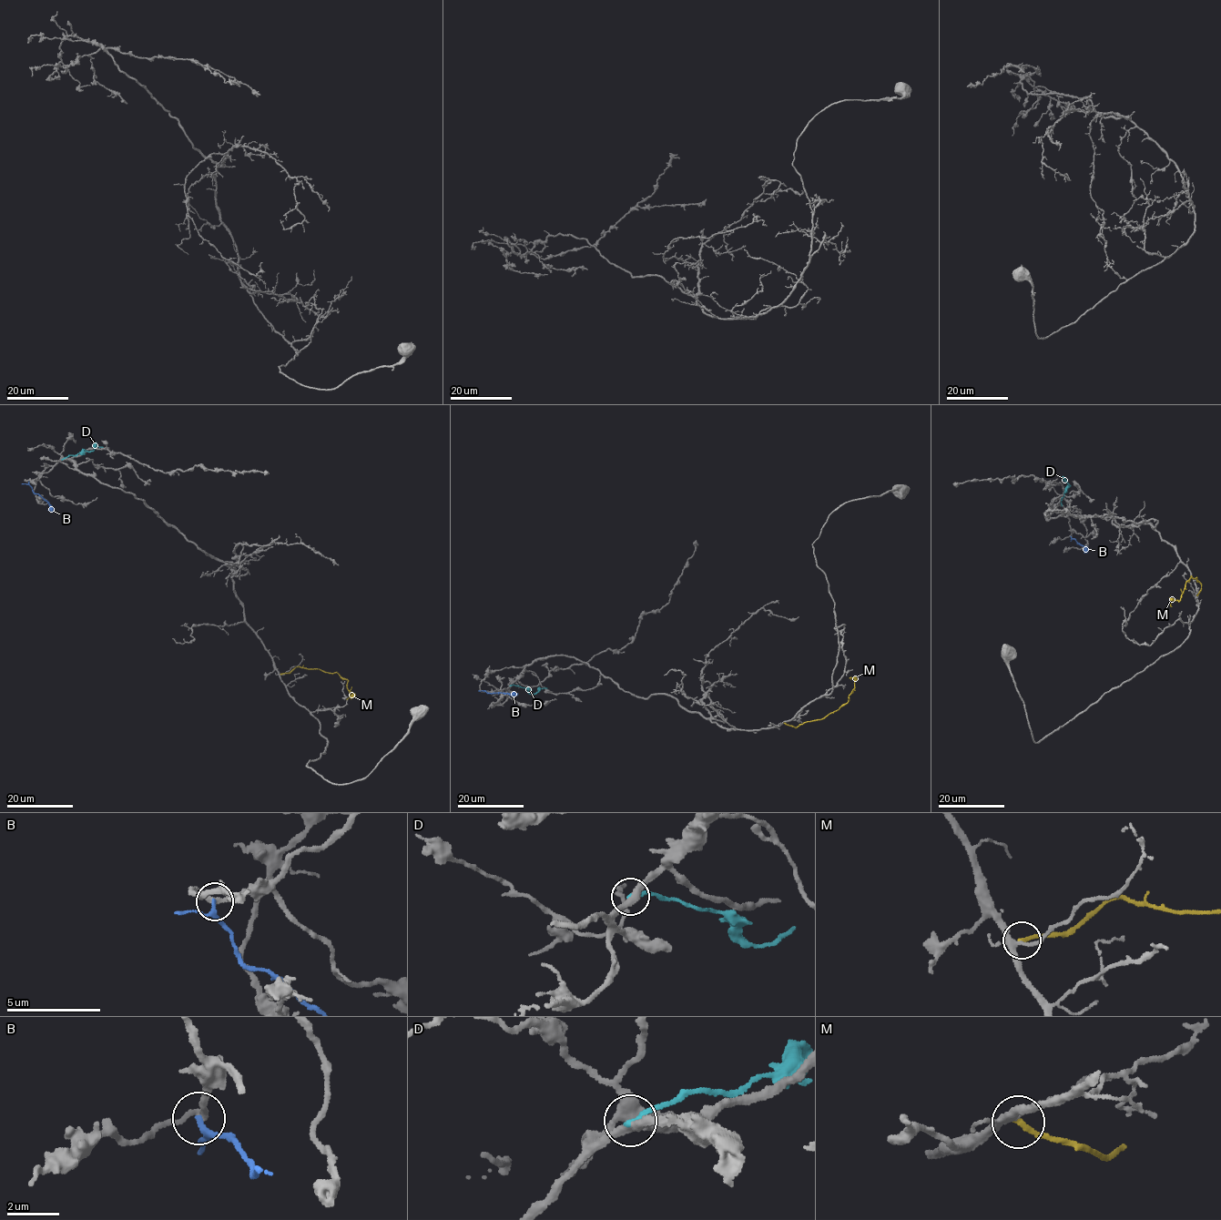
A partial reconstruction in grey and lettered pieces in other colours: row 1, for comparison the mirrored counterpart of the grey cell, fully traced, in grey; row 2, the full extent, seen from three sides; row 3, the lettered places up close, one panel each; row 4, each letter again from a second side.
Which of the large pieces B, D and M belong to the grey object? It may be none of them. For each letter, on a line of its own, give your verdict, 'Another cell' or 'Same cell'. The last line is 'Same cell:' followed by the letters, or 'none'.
B: Another cell
D: Another cell
M: Another cell
Same cell: none

